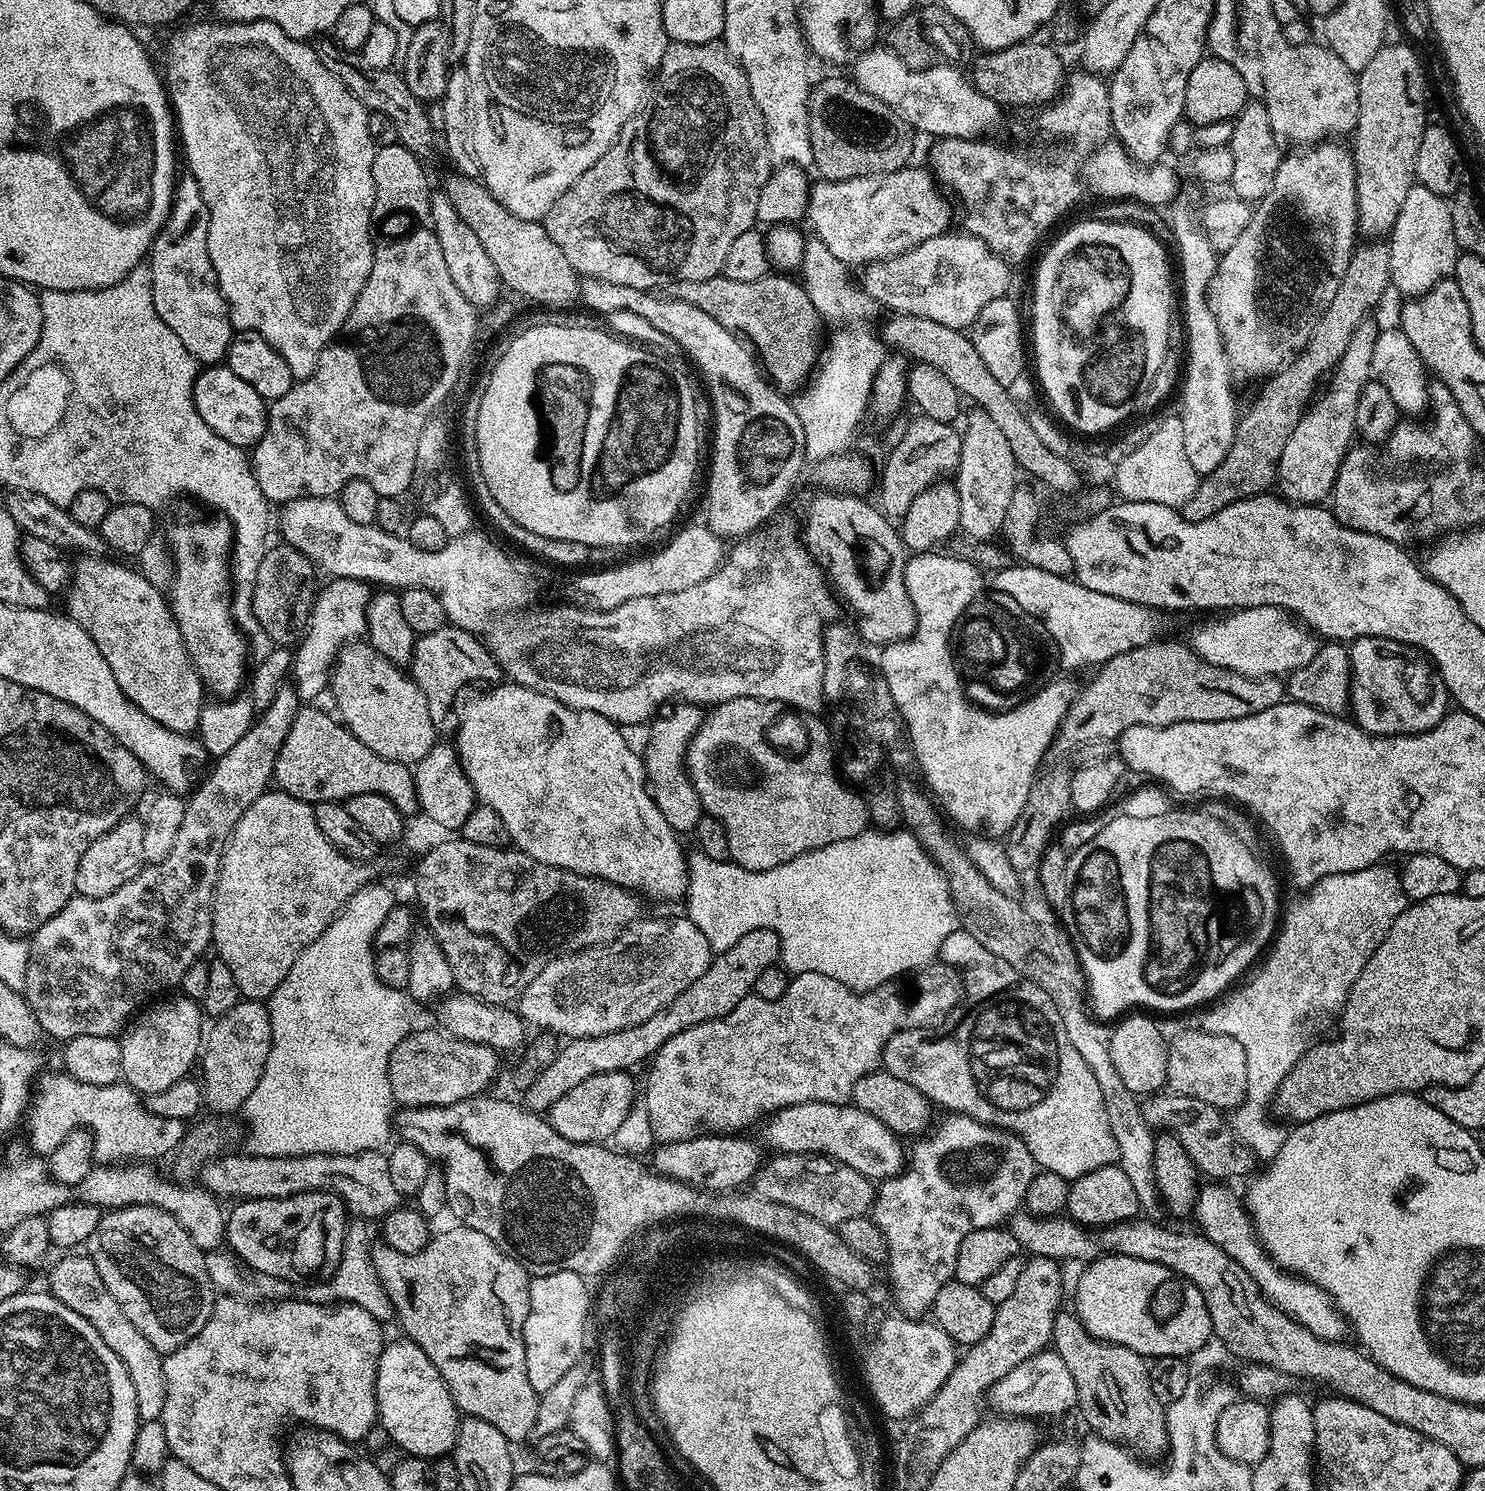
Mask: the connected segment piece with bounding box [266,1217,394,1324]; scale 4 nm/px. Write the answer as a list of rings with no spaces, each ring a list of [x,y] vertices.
[[[353,1217],[347,1223],[341,1260],[331,1273],[331,1276],[333,1276],[328,1282],[320,1282],[314,1285],[312,1285],[312,1282],[295,1284],[293,1281],[283,1279],[282,1277],[268,1276],[266,1278],[266,1284],[268,1284],[267,1299],[271,1303],[293,1297],[293,1299],[298,1301],[314,1302],[315,1304],[354,1304],[366,1310],[381,1324],[386,1324],[390,1318],[393,1319],[394,1309],[376,1276],[375,1270],[373,1270],[371,1259],[372,1247],[377,1243],[379,1236],[380,1224],[377,1219]]]

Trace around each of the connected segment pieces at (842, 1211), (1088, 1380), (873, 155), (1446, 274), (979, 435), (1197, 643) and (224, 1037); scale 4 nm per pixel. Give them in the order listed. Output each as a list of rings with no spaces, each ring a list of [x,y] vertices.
[[[790,1152],[771,1158],[772,1161],[764,1162],[756,1172],[755,1195],[770,1202],[782,1202],[782,1206],[794,1206],[794,1210],[802,1210],[802,1214],[810,1214],[810,1218],[818,1218],[823,1224],[839,1226],[850,1218],[863,1216],[876,1199],[873,1181],[828,1156],[803,1156]]]
[[[1061,1310],[1054,1318],[1051,1347],[1060,1355],[1062,1362],[1070,1369],[1076,1387],[1076,1403],[1078,1412],[1084,1415],[1086,1423],[1092,1427],[1091,1431],[1104,1440],[1113,1440],[1131,1450],[1137,1457],[1163,1457],[1168,1450],[1168,1417],[1165,1405],[1154,1398],[1154,1390],[1150,1390],[1148,1364],[1145,1357],[1126,1346],[1111,1344],[1105,1340],[1094,1338],[1082,1326],[1075,1311]]]
[[[828,76],[821,84],[813,83],[808,93],[808,125],[810,126],[810,146],[812,164],[821,172],[825,180],[862,178],[866,175],[882,175],[888,171],[898,171],[909,167],[912,159],[912,137],[914,129],[899,116],[886,102],[866,94],[851,79]]]
[[[1413,184],[1398,218],[1387,237],[1390,254],[1390,284],[1401,292],[1401,297],[1415,298],[1429,292],[1440,280],[1449,279],[1456,271],[1458,249],[1454,238],[1452,206],[1445,197]]]
[[[977,407],[971,411],[968,421],[962,427],[962,454],[954,473],[958,506],[962,506],[959,531],[965,532],[969,541],[988,542],[1001,535],[1006,510],[1009,509],[1010,498],[1018,483],[1018,469],[1006,437],[991,420],[990,414]]]
[[[1241,608],[1221,616],[1224,616],[1221,620],[1208,620],[1205,624],[1198,625],[1192,632],[1192,640],[1190,639],[1192,651],[1214,666],[1222,666],[1250,678],[1284,678],[1314,658],[1318,647],[1317,637],[1295,619],[1286,618],[1286,613],[1280,608]]]
[[[241,999],[234,1010],[219,1017],[213,1024],[216,1025],[207,1029],[202,1044],[204,1102],[207,1111],[212,1111],[209,1112],[212,1114],[239,1113],[246,1098],[254,1094],[254,1086],[258,1086],[258,1078],[262,1078],[262,1070],[270,1054],[272,1027],[268,1005],[258,1000]]]

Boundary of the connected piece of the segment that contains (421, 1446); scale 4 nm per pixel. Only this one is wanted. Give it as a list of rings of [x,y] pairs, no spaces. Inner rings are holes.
[[[399,1338],[389,1339],[384,1345],[380,1361],[378,1362],[378,1374],[376,1375],[376,1415],[379,1427],[383,1428],[384,1435],[401,1448],[401,1453],[410,1456],[421,1456],[429,1462],[447,1457],[456,1445],[458,1426],[462,1419],[462,1413],[456,1407],[454,1398],[434,1362],[426,1358],[424,1351],[413,1340]]]

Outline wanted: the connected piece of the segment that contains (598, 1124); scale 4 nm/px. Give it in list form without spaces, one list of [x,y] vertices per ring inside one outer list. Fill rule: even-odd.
[[[627,1071],[603,1072],[578,1082],[574,1090],[566,1090],[566,1094],[562,1094],[562,1098],[558,1098],[558,1102],[548,1109],[548,1123],[558,1130],[558,1134],[562,1134],[562,1138],[570,1138],[570,1142],[604,1144],[611,1141],[634,1105],[632,1080],[628,1076],[631,1075]]]

